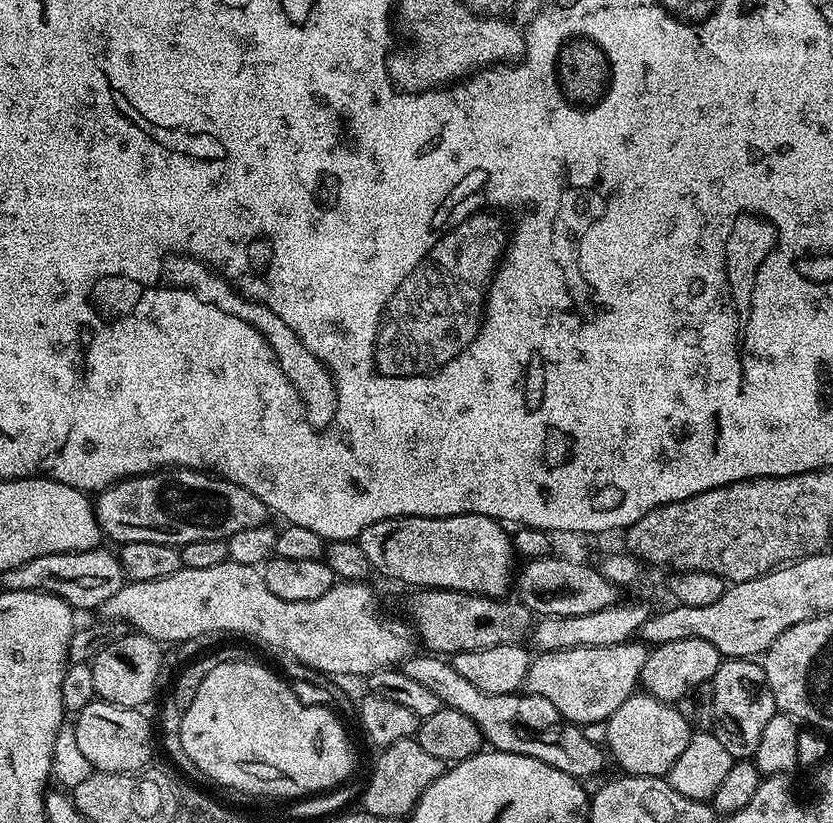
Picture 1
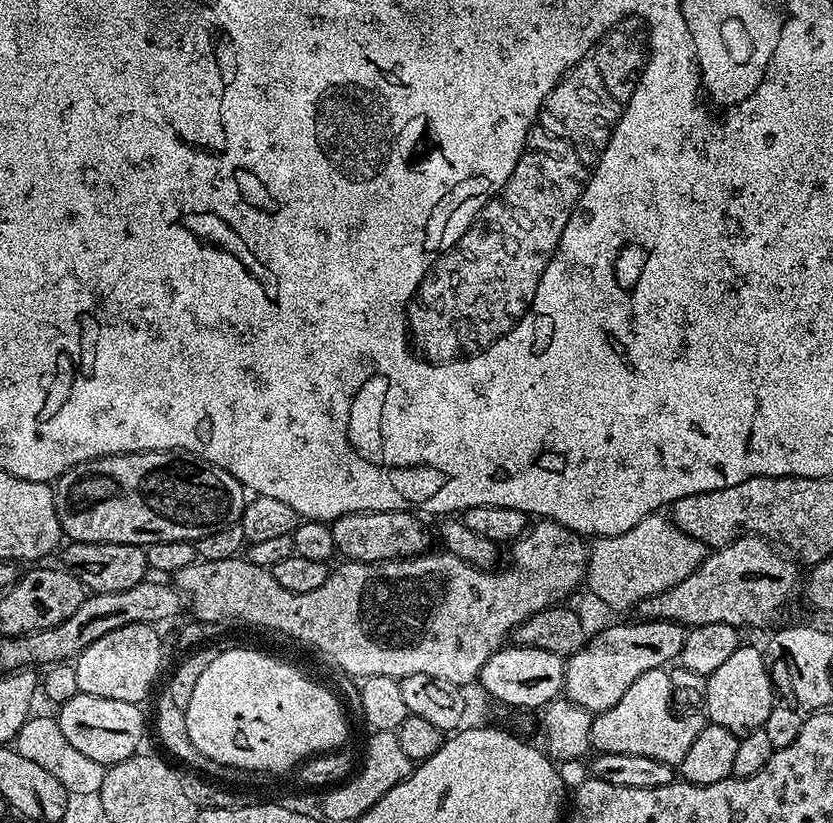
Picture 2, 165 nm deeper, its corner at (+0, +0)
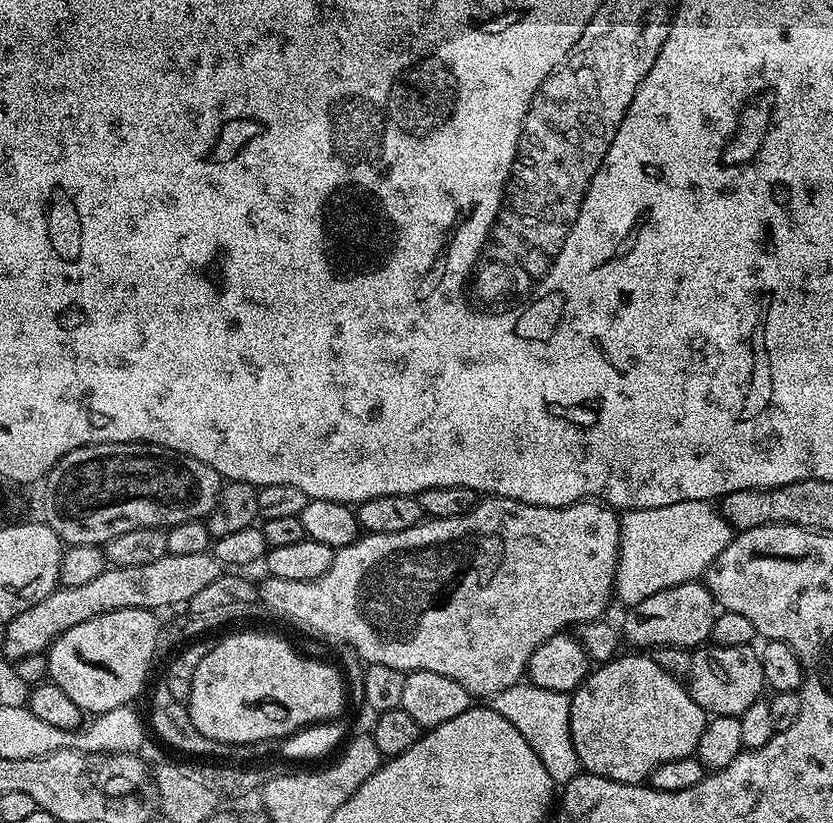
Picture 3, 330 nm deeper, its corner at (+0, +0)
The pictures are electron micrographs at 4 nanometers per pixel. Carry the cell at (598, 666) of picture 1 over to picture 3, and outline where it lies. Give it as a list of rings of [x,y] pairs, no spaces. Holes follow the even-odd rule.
[[[693,582],[670,586],[670,590],[658,590],[650,598],[631,605],[622,623],[622,636],[636,650],[680,647],[695,650],[712,635],[712,627],[718,615],[718,605],[713,600],[707,583]]]

